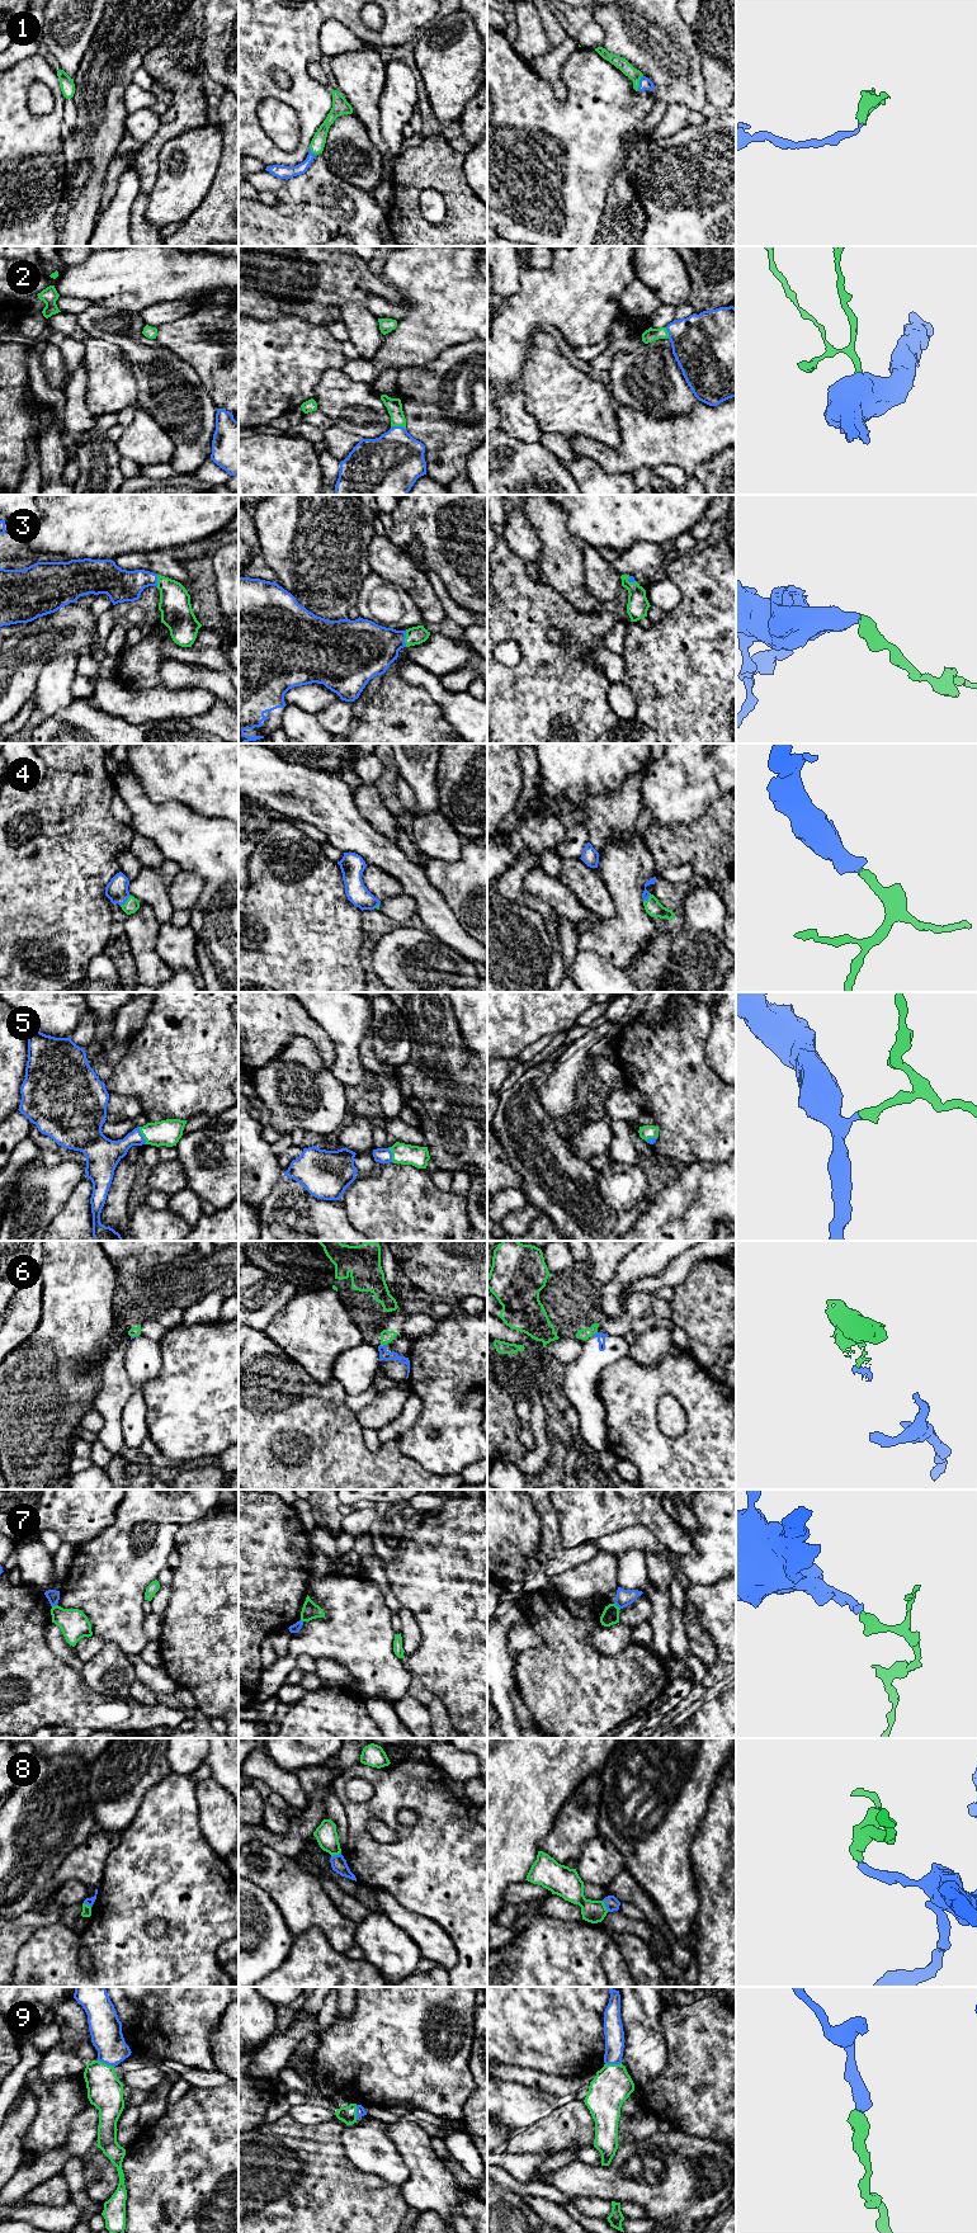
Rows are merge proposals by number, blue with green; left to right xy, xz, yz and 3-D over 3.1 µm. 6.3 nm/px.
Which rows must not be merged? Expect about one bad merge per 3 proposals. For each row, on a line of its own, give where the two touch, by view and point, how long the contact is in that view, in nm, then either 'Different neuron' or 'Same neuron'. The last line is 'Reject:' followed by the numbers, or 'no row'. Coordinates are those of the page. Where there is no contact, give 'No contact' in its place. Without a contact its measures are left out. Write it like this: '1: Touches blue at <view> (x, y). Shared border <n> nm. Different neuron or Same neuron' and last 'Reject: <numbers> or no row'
1: Touches blue at yz (640, 83). Shared border 110 nm. Same neuron
2: Touches blue at xz (399, 426). Shared border 100 nm. Same neuron
3: Touches blue at xz (405, 637). Shared border 100 nm. Same neuron
4: Touches blue at xy (126, 900). Shared border 100 nm. Same neuron
5: Touches blue at xy (142, 1136). Shared border 120 nm. Same neuron
6: Touches blue at xz (383, 1345). Shared border 40 nm. Different neuron
7: Touches blue at yz (617, 1605). Shared border 60 nm. Different neuron
8: Touches blue at yz (605, 1906). Shared border 80 nm. Different neuron
9: Touches blue at xy (105, 2063). Shared border 120 nm. Same neuron
Reject: 6, 7, 8

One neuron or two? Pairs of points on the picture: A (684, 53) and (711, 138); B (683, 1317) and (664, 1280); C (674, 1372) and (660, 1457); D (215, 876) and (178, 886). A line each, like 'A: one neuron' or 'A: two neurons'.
A: two neurons
B: two neurons
C: one neuron
D: two neurons

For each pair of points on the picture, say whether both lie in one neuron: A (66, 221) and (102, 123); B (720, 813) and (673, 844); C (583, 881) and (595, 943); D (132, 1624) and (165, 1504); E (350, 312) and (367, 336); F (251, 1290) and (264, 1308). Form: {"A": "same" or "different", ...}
{"A": "same", "B": "same", "C": "different", "D": "same", "E": "same", "F": "same"}

